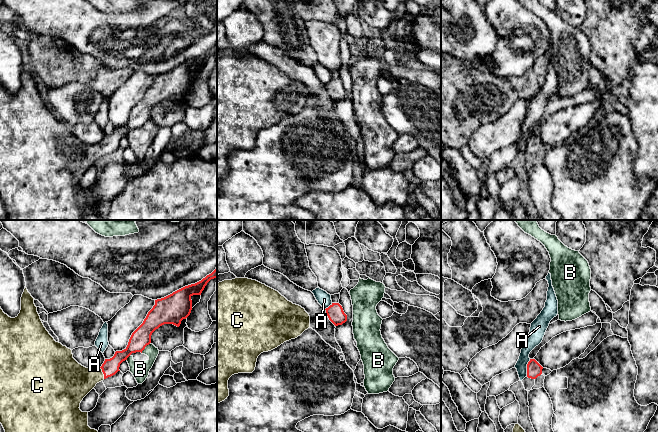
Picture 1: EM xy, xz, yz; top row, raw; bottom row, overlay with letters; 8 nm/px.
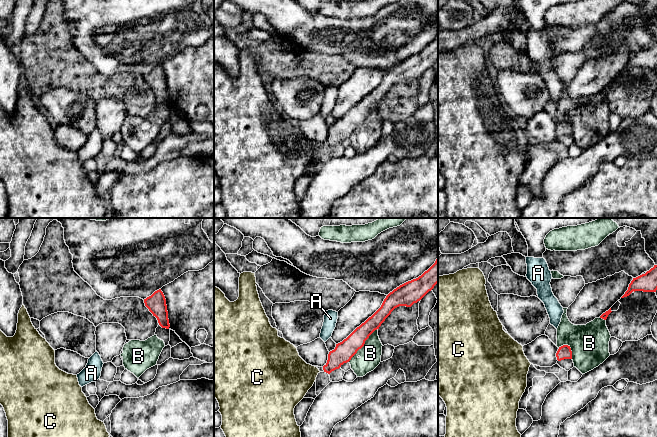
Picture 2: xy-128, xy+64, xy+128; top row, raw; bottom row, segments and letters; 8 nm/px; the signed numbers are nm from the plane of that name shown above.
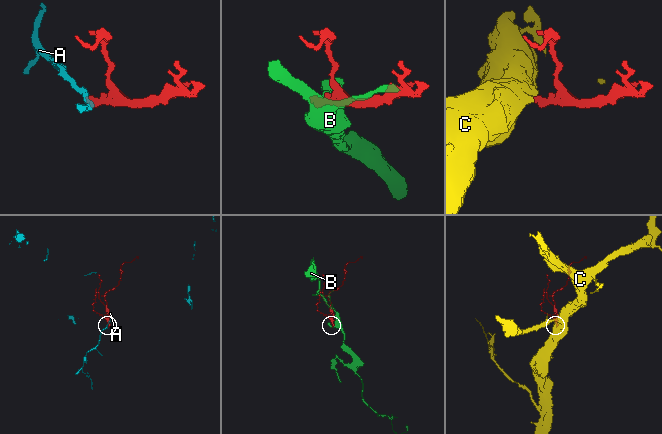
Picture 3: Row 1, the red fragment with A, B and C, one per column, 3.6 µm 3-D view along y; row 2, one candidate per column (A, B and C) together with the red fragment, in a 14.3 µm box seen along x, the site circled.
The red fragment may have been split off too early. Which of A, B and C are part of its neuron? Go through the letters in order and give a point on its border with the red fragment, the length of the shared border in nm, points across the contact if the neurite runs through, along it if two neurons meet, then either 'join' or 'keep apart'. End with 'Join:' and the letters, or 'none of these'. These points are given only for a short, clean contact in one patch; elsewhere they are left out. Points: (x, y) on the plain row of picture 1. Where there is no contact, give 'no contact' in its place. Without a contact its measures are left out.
A: yz (527, 144) | 150 nm | along yz (530, 135), (527, 140), (526, 152) | keep apart
B: xy (145, 122) | 120 nm | keep apart
C: xy (103, 149) | 100 nm | across xy (110, 143), (103, 149), (83, 156), (73, 157) | join
Join: C

